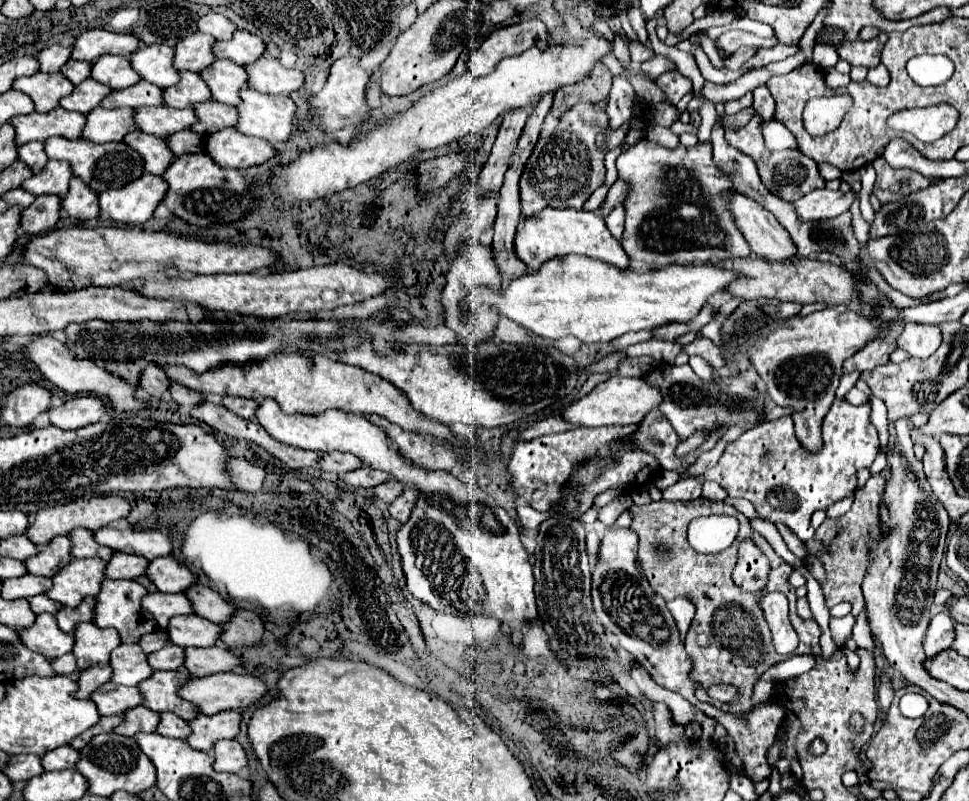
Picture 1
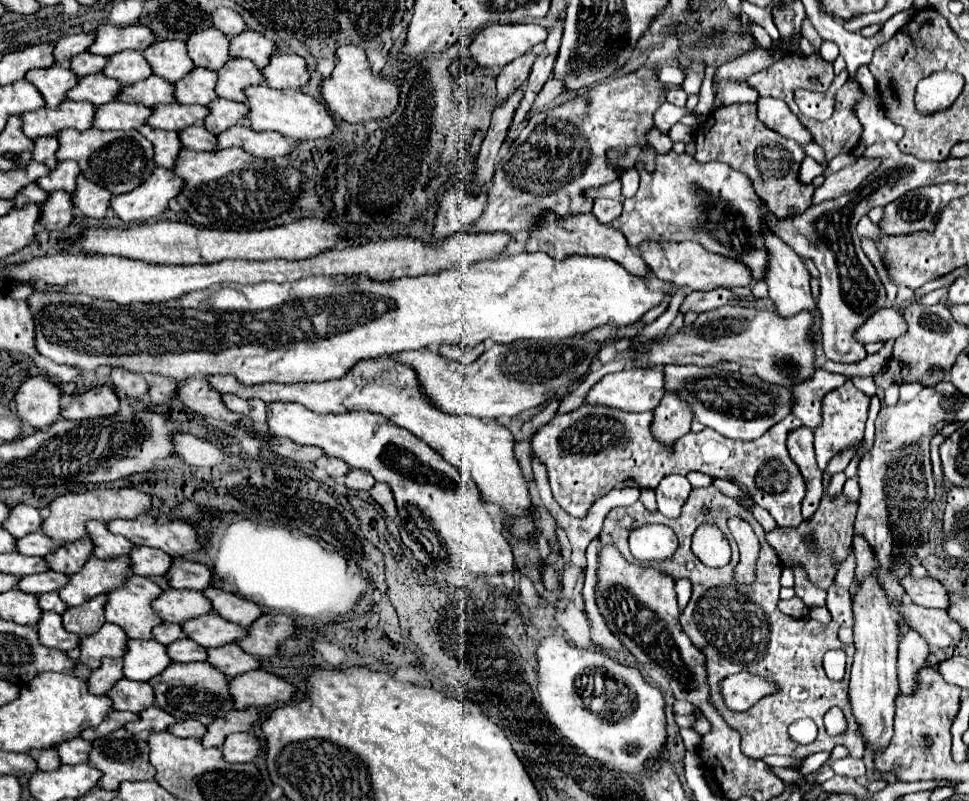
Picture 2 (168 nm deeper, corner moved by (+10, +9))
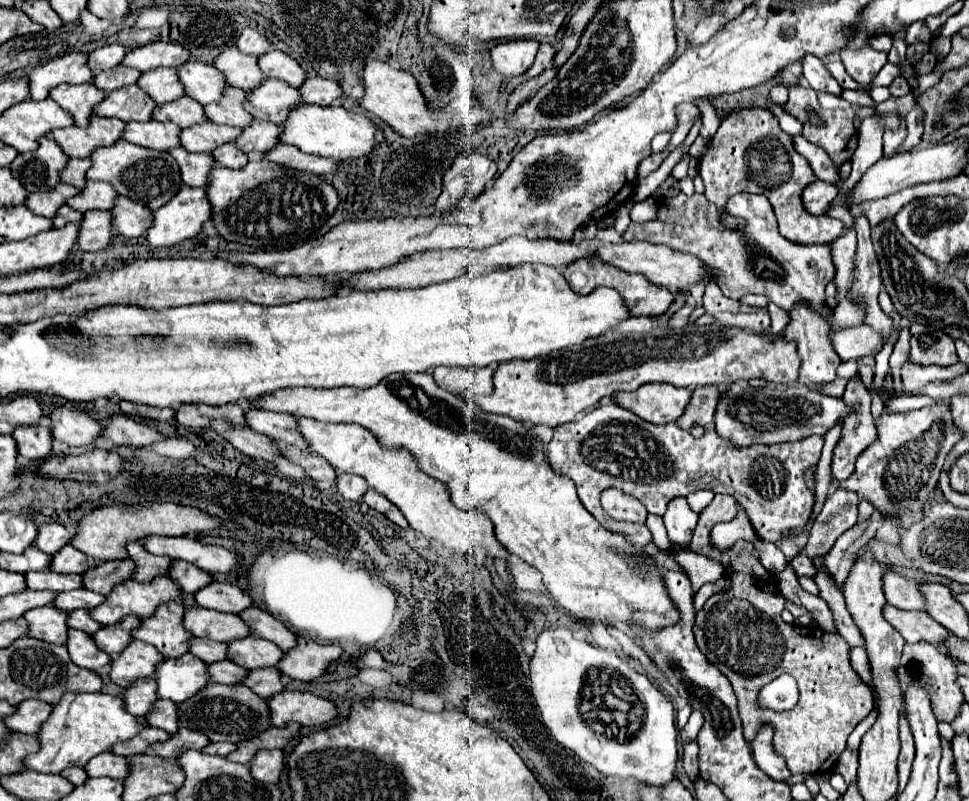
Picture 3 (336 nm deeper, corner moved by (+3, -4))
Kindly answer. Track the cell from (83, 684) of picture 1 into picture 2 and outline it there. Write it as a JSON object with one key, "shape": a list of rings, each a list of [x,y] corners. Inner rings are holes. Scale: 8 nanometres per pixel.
{"shape":[[[108,658],[108,660],[102,660],[100,668],[92,670],[86,684],[88,684],[88,692],[92,694],[106,694],[116,680],[124,678],[122,676],[122,664],[120,664],[120,658]]]}

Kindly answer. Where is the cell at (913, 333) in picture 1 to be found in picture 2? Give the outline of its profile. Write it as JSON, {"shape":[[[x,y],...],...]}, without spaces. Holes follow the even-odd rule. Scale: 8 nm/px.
{"shape":[[[882,308],[876,312],[876,316],[870,316],[864,326],[860,326],[860,332],[856,332],[856,338],[864,344],[868,342],[888,342],[904,336],[908,332],[908,324],[902,314],[898,314],[894,308]]]}

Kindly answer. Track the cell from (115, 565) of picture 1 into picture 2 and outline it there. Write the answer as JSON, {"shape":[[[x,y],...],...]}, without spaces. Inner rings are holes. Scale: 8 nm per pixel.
{"shape":[[[134,546],[128,558],[130,558],[130,572],[138,576],[156,576],[156,574],[164,576],[172,560],[168,554],[146,546]]]}

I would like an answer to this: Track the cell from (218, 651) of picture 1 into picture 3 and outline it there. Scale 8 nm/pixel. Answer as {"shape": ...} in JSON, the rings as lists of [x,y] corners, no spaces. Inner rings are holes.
{"shape":[[[277,667],[275,669],[253,669],[247,675],[247,681],[243,683],[263,699],[271,699],[273,695],[283,691],[281,671]]]}

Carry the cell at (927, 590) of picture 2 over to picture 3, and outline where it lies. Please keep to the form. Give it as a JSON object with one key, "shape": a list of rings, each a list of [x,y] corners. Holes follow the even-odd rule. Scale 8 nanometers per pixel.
{"shape":[[[895,571],[883,573],[883,593],[887,603],[897,609],[923,611],[923,601],[919,597],[919,589],[915,589],[915,581],[909,581]]]}

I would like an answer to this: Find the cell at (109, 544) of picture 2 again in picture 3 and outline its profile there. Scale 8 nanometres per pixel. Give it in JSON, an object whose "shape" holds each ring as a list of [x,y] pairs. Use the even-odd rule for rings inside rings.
{"shape":[[[139,541],[127,545],[127,551],[131,553],[131,559],[139,565],[139,569],[135,571],[135,577],[133,577],[139,583],[151,583],[155,577],[167,575],[171,569],[173,559],[149,553]]]}

